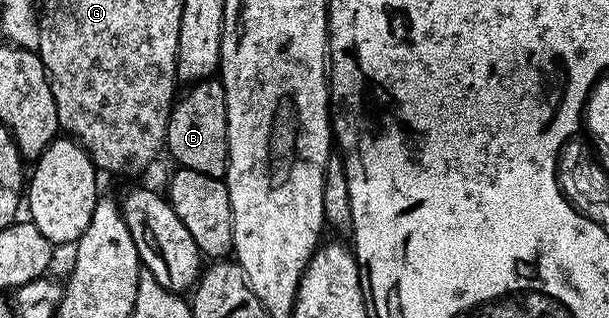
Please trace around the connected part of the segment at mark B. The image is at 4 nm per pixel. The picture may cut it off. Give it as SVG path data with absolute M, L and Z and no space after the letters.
M210 78L199 80L196 84L186 87L185 93L180 93L179 99L173 105L173 112L169 115L169 125L165 142L167 152L178 161L180 167L199 170L199 174L207 174L218 178L224 177L229 169L229 135L227 134L227 102L225 101L225 87L220 79Z

